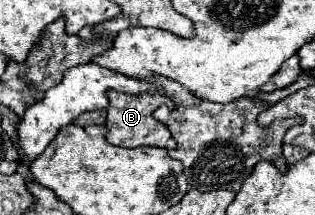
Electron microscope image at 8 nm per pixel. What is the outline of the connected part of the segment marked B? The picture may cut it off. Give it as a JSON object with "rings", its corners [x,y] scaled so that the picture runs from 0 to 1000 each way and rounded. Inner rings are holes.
{"rings":[[[349,419],[343,428],[343,540],[337,540],[337,651],[362,679],[400,679],[400,688],[438,688],[438,679],[502,679],[502,688],[527,688],[546,698],[559,679],[559,660],[546,651],[533,595],[521,577],[508,577],[502,558],[483,549],[483,521],[514,493],[514,484],[540,484],[540,465],[527,447],[508,437],[394,437],[394,428],[368,428]]]}

